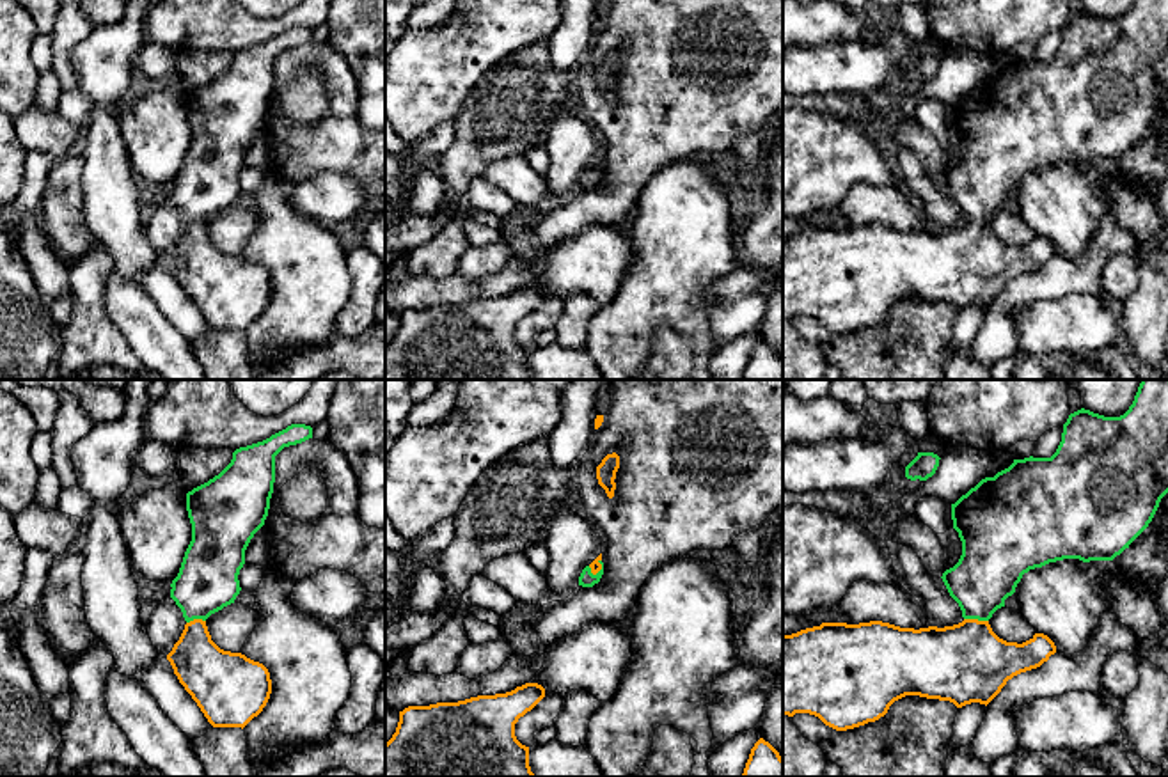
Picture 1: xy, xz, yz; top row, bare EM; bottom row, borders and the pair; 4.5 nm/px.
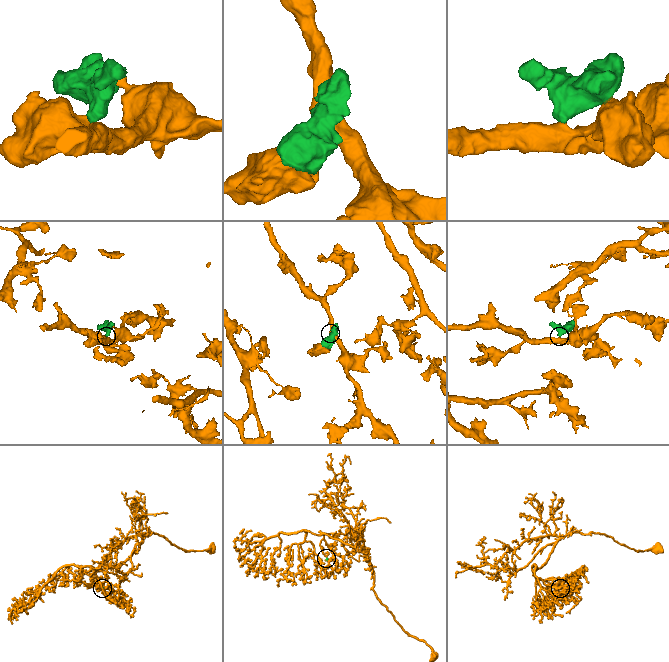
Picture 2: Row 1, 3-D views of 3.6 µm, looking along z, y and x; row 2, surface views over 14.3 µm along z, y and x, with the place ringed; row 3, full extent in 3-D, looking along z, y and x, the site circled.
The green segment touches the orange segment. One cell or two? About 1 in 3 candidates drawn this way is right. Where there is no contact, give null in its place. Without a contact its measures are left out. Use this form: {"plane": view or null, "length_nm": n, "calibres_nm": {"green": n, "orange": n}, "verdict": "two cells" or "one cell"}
{"plane": "yz", "length_nm": 110, "calibres_nm": {"green": 280, "orange": 360}, "verdict": "one cell"}

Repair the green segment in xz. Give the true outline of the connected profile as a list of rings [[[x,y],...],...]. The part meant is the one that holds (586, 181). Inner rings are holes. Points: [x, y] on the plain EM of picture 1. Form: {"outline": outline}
{"outline": [[[602,156],[582,172],[580,179],[579,179],[579,188],[582,190],[593,190],[595,186],[600,184],[604,177],[604,165],[602,165]]]}

